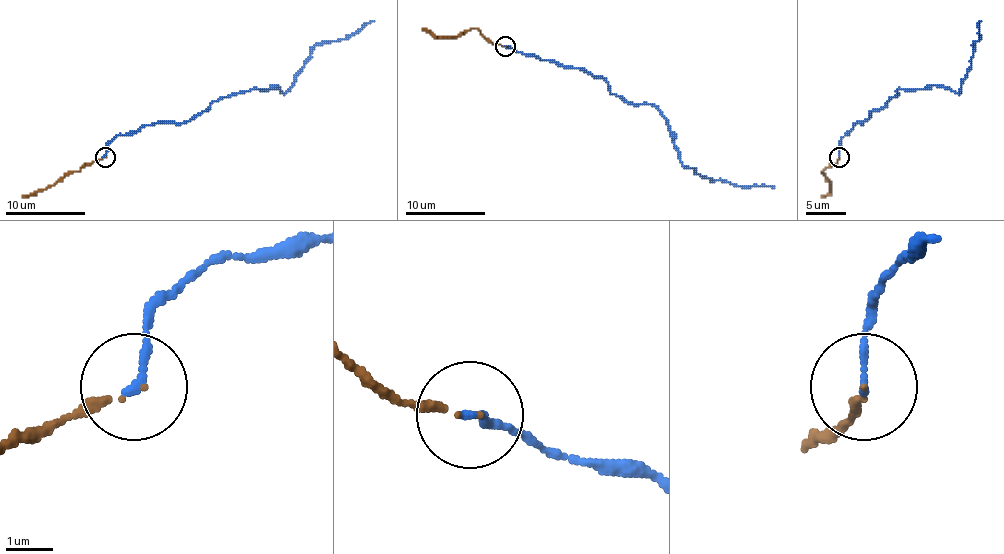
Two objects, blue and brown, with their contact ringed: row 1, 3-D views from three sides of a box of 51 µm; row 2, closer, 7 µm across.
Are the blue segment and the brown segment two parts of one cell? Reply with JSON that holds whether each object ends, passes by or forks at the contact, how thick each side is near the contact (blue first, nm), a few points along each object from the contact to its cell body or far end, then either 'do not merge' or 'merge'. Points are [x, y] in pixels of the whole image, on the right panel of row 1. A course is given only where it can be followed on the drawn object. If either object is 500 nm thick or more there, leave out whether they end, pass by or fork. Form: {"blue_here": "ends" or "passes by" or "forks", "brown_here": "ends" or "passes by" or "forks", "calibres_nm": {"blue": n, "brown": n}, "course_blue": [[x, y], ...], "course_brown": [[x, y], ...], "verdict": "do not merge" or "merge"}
{"blue_here": "ends", "brown_here": "ends", "calibres_nm": {"blue": 160, "brown": 90}, "course_blue": [[839, 157], [839, 147], [855, 123], [899, 89], [941, 85], [959, 93], [981, 21]], "course_brown": [[839, 157], [821, 171], [829, 181], [829, 191], [821, 197]], "verdict": "merge"}

